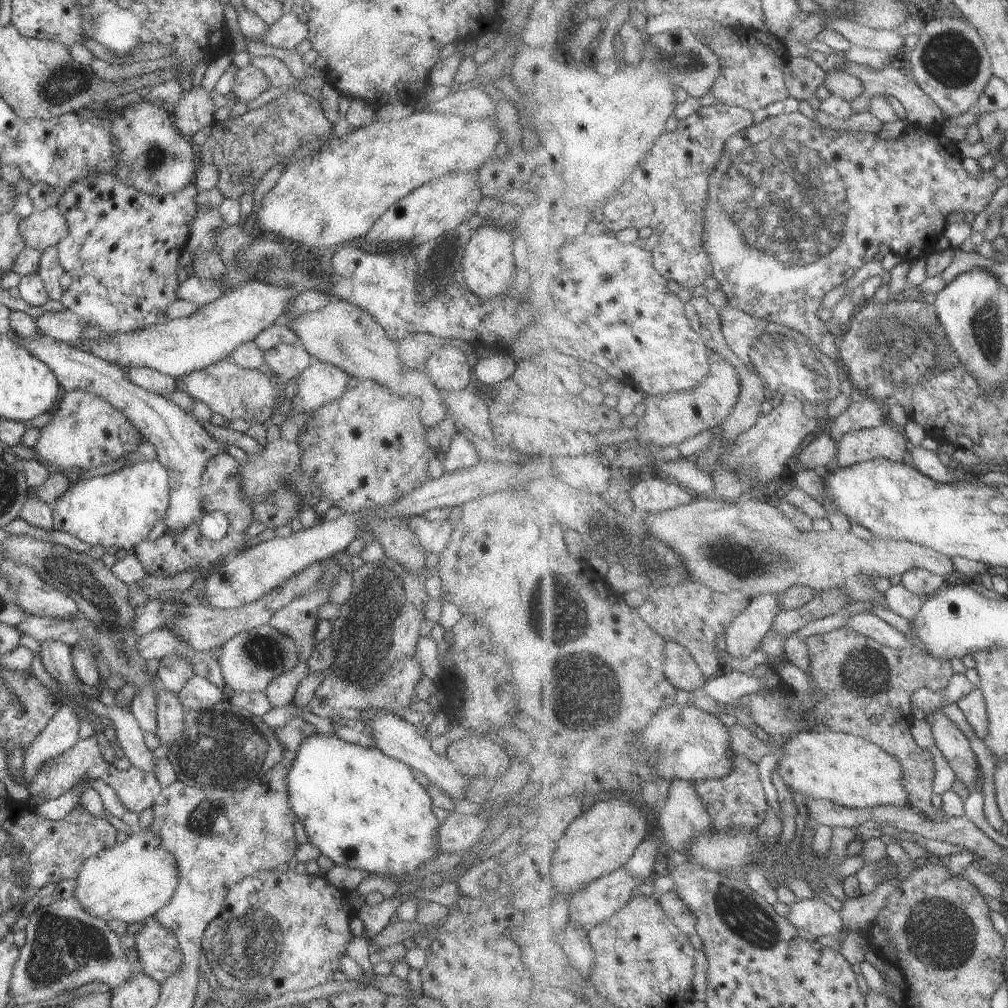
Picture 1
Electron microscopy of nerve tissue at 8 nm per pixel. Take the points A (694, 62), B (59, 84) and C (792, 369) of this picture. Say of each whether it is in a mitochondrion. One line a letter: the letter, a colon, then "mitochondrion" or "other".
A: other
B: mitochondrion
C: mitochondrion

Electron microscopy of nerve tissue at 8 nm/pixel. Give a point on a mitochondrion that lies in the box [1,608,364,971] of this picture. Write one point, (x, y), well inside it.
(222, 751)

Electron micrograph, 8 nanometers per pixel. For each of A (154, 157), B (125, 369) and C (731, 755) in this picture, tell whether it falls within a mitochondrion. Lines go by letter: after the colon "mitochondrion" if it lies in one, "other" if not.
A: mitochondrion
B: other
C: other

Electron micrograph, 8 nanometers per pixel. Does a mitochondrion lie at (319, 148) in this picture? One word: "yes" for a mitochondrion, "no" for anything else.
no

